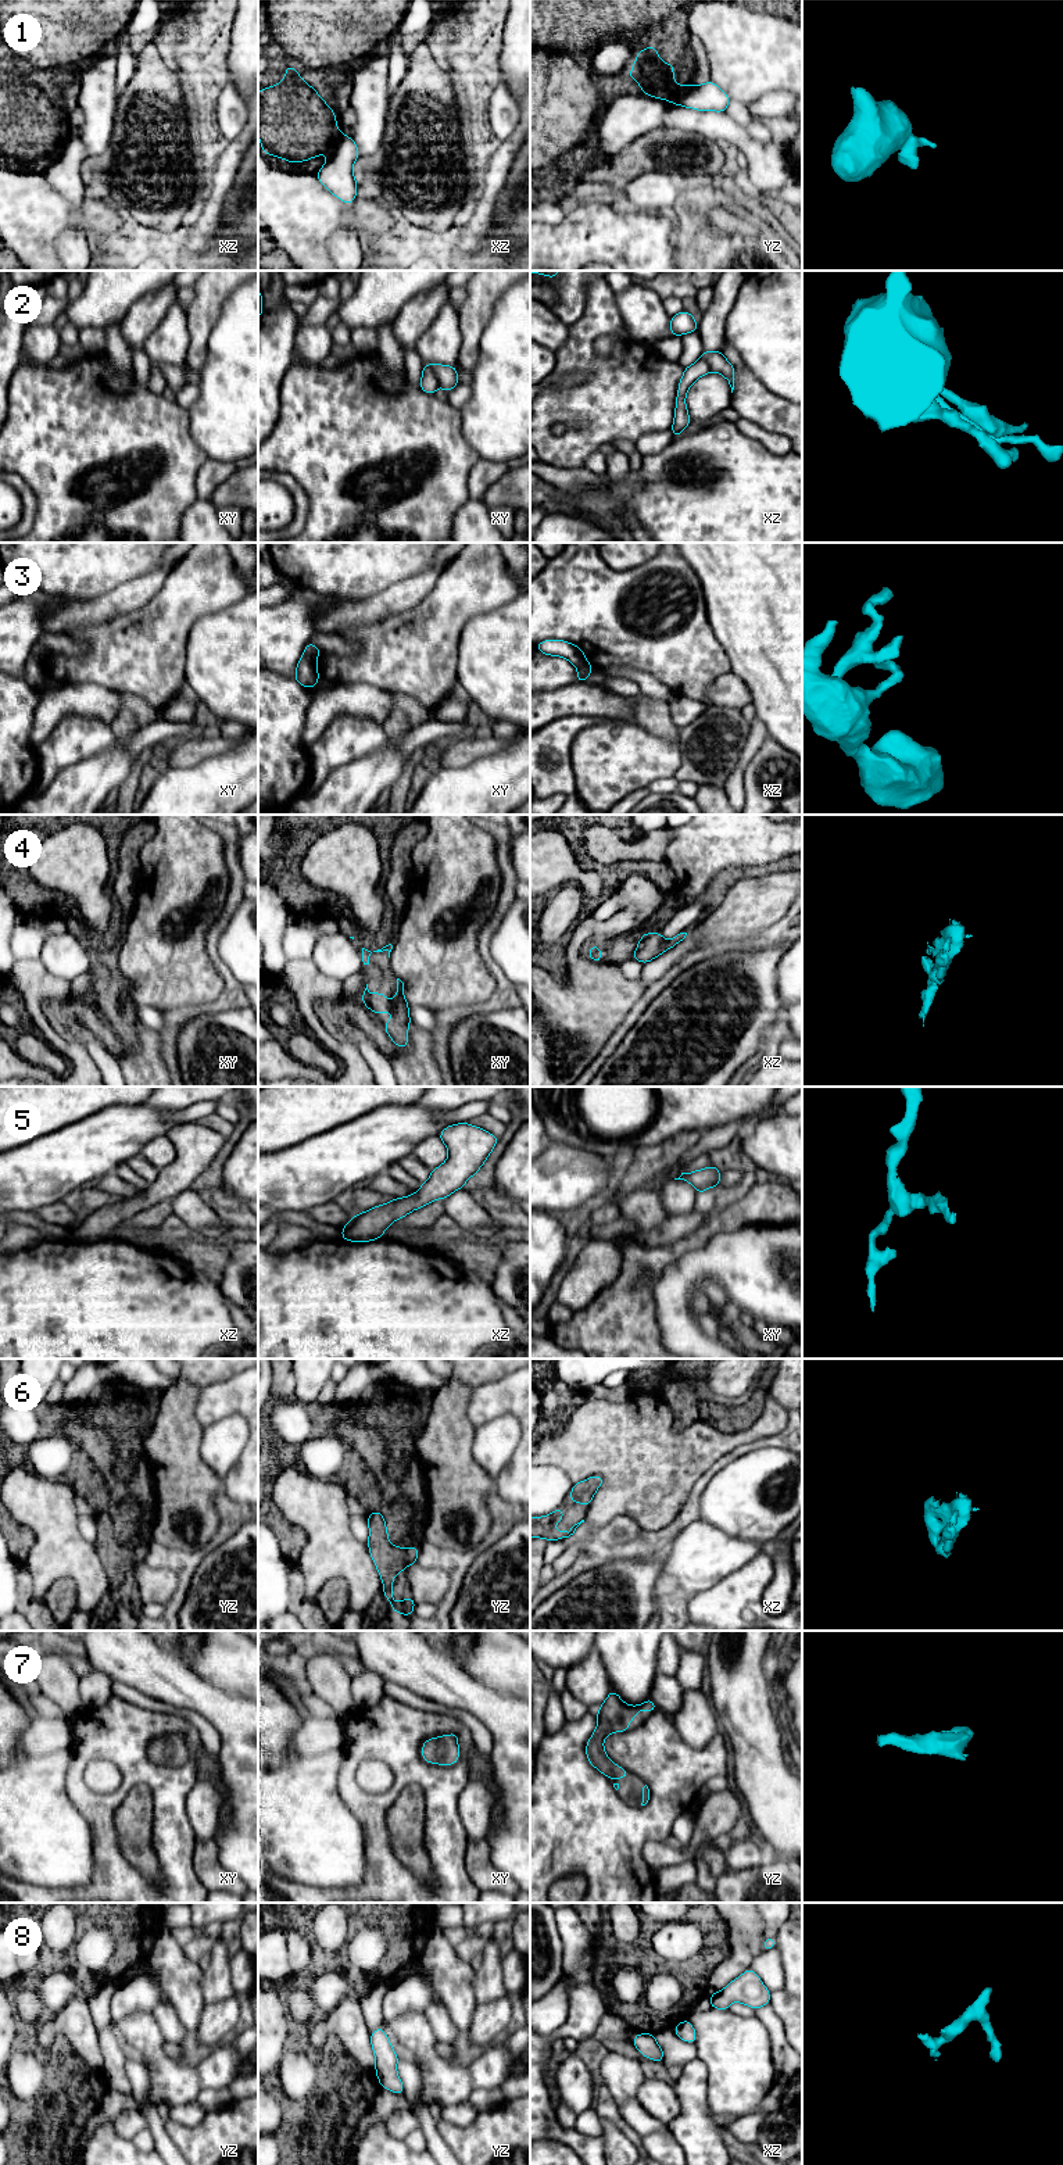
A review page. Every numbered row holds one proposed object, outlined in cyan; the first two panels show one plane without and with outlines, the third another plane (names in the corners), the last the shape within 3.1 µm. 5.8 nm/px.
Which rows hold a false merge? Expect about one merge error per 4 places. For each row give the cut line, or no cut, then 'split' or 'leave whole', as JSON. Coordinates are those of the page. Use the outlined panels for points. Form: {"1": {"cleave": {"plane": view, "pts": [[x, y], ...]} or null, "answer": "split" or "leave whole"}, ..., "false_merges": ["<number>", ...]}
{"1": {"cleave": {"plane": "xz", "pts": [[339, 132], [328, 153]]}, "answer": "split"}, "2": {"cleave": {"plane": "xy", "pts": [[426, 364], [439, 385]]}, "answer": "split"}, "3": {"cleave": {"plane": "xy", "pts": [[304, 652], [314, 661]]}, "answer": "split"}, "4": {"cleave": null, "answer": "leave whole"}, "5": {"cleave": null, "answer": "leave whole"}, "6": {"cleave": null, "answer": "leave whole"}, "7": {"cleave": null, "answer": "leave whole"}, "8": {"cleave": null, "answer": "leave whole"}, "false_merges": ["1", "2", "3"]}

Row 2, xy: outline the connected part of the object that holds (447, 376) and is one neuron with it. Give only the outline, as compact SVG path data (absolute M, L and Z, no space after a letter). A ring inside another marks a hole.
M427 364L427 365L434 372L439 386L443 387L447 393L451 391L459 383L455 366L440 364Z

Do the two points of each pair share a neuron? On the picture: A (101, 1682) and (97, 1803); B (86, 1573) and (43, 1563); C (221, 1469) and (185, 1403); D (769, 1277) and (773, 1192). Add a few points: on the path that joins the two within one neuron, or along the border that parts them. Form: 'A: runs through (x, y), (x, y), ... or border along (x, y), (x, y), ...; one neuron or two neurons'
A: border along (113, 1695), (101, 1706), (83, 1709); two neurons
B: runs through (75, 1563), (54, 1563); one neuron
C: border along (203, 1428), (200, 1456), (211, 1467); two neurons
D: border along (787, 1223), (747, 1224), (740, 1228); two neurons

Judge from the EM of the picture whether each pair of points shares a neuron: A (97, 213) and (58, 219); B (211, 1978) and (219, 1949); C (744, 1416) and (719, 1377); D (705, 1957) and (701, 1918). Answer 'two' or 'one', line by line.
A: one
B: one
C: one
D: one

